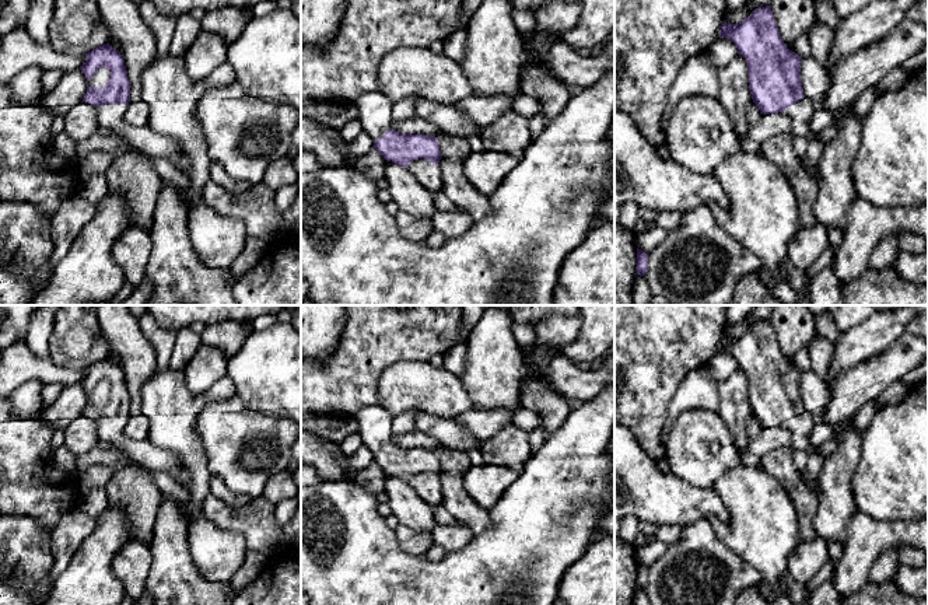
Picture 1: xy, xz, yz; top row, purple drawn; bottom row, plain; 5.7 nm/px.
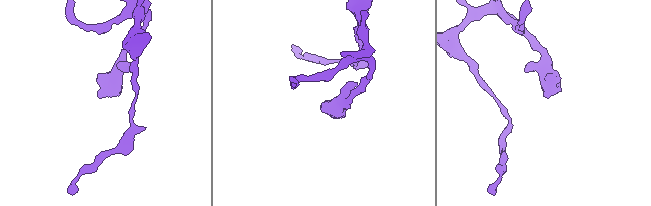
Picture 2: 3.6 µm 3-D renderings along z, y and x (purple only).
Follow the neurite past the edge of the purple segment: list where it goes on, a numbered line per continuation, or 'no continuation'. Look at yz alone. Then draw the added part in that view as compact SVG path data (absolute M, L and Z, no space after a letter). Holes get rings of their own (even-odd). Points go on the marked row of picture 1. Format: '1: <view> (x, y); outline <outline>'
1: yz (801, 114); outline M803 98L796 104L788 106L782 112L791 118L791 134L792 137L812 137L810 130L812 116L815 113L816 104L809 98Z

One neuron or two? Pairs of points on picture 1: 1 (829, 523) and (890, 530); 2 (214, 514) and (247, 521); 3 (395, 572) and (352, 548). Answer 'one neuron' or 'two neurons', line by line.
1: two neurons
2: one neuron
3: one neuron

